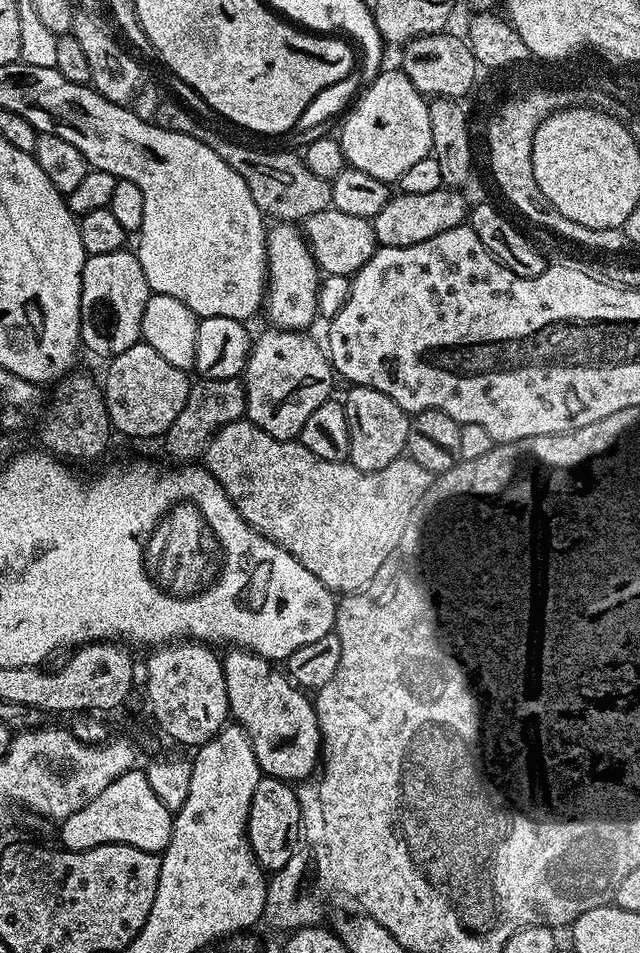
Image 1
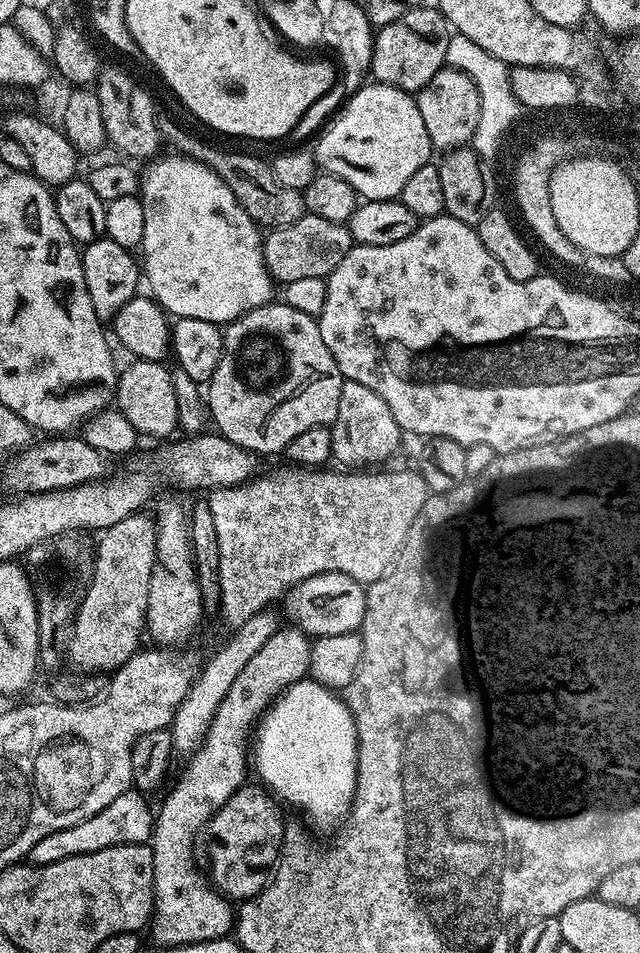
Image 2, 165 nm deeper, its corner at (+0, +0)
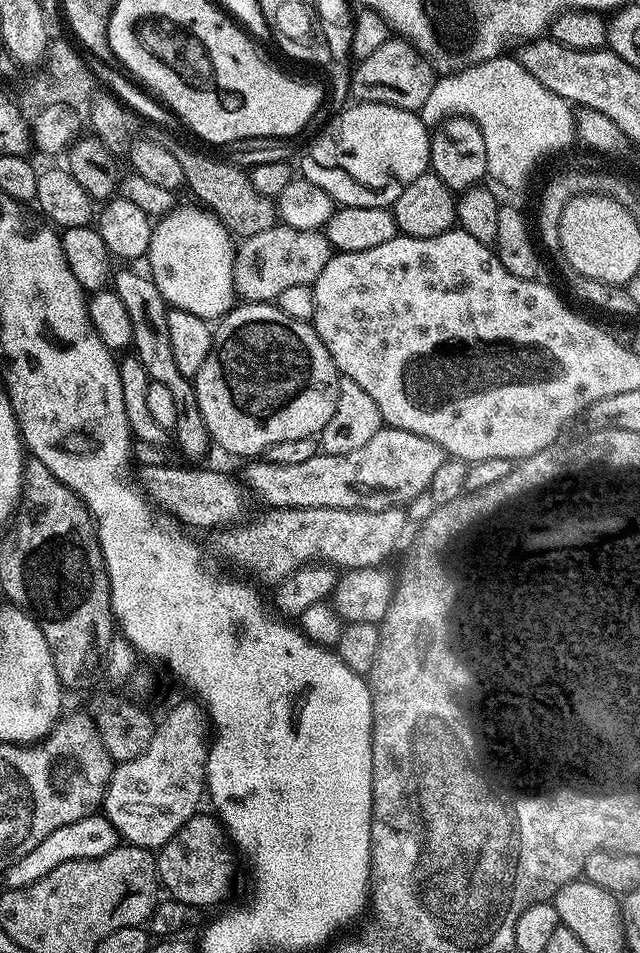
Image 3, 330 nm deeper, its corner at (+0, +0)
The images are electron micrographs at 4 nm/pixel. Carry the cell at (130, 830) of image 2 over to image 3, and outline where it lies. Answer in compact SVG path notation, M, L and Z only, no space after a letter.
M103 814L83 816L78 818L78 822L58 826L58 830L46 834L46 838L42 838L42 842L38 842L38 846L34 846L34 850L26 854L26 858L14 862L2 873L2 880L5 880L8 888L27 888L28 885L46 878L50 870L54 870L56 866L62 866L64 862L102 858L102 854L110 854L110 850L117 848L120 843L120 835L107 816Z

